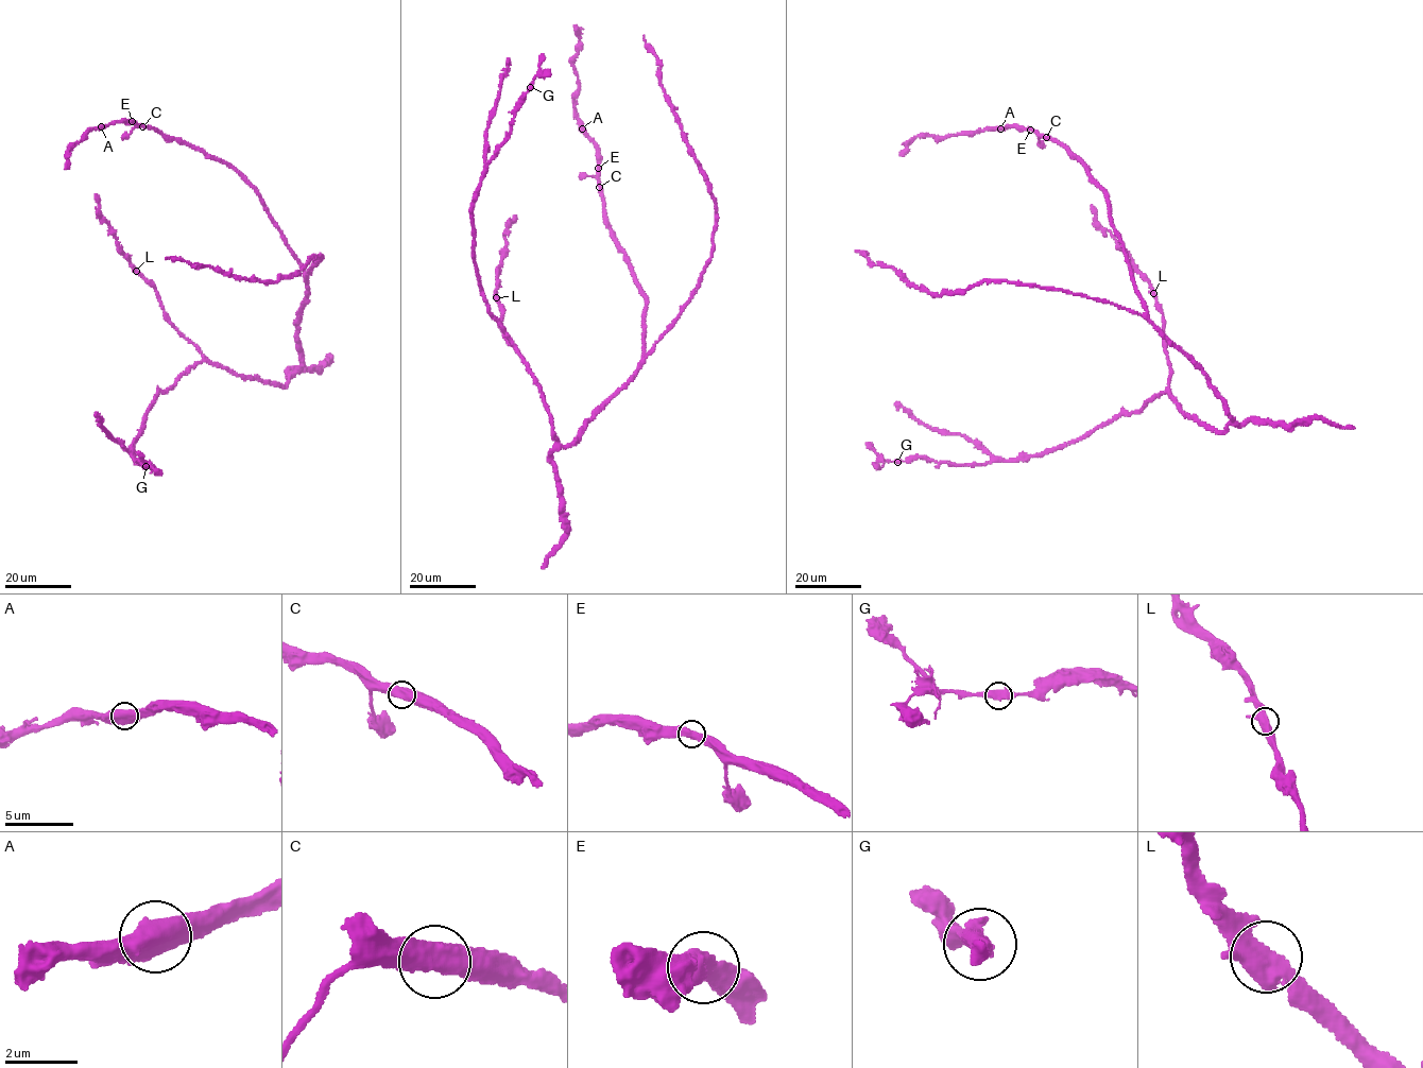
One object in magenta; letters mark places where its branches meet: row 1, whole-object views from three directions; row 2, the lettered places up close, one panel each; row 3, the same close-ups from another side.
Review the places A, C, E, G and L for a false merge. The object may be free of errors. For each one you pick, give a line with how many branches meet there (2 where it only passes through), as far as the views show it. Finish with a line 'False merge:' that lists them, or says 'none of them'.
False merge: none of them

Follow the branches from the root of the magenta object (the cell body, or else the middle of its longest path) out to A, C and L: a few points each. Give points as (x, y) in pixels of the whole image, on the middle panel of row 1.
A: (590, 419), (644, 361), (647, 302), (609, 226), (597, 145), (582, 128)
C: (590, 419), (604, 402), (630, 380), (644, 361), (643, 324), (647, 305), (609, 226), (599, 187)
L: (590, 419), (569, 444), (556, 442), (541, 390), (518, 350), (506, 339), (496, 297)

